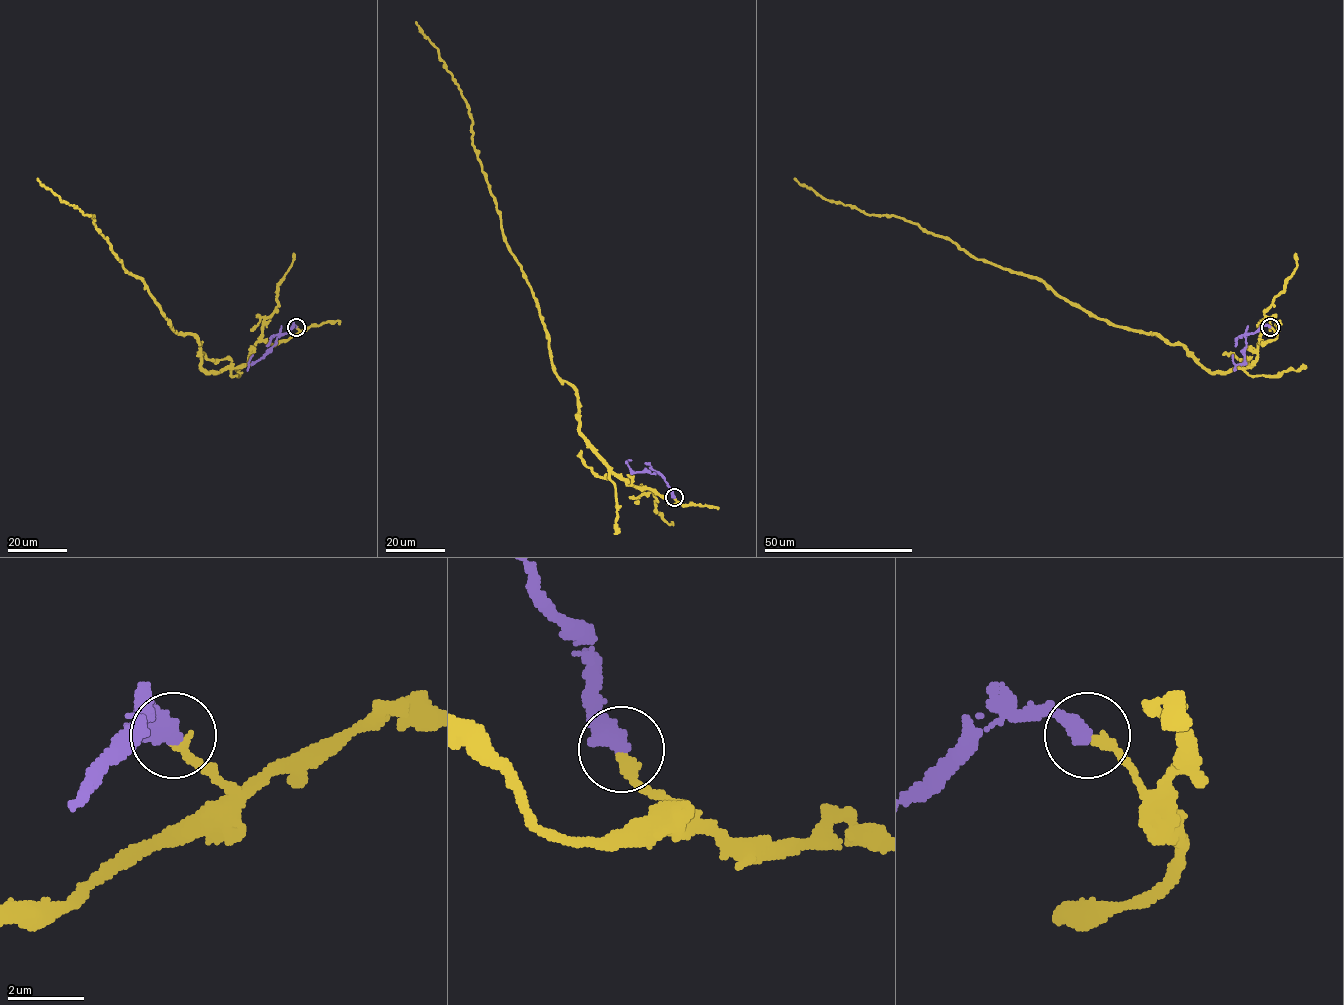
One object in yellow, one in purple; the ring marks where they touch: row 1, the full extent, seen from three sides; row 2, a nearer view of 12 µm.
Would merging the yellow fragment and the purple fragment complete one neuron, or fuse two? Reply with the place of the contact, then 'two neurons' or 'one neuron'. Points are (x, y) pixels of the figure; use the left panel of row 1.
at (296, 327); one neuron

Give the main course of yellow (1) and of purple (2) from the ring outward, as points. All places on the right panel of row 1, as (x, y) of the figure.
1: (1270, 326), (1277, 335), (1260, 341), (1252, 364), (1210, 372), (1182, 345), (1108, 324), (1041, 281), (794, 178)
2: (1270, 326), (1262, 326), (1245, 335), (1244, 361), (1235, 364), (1232, 355)

